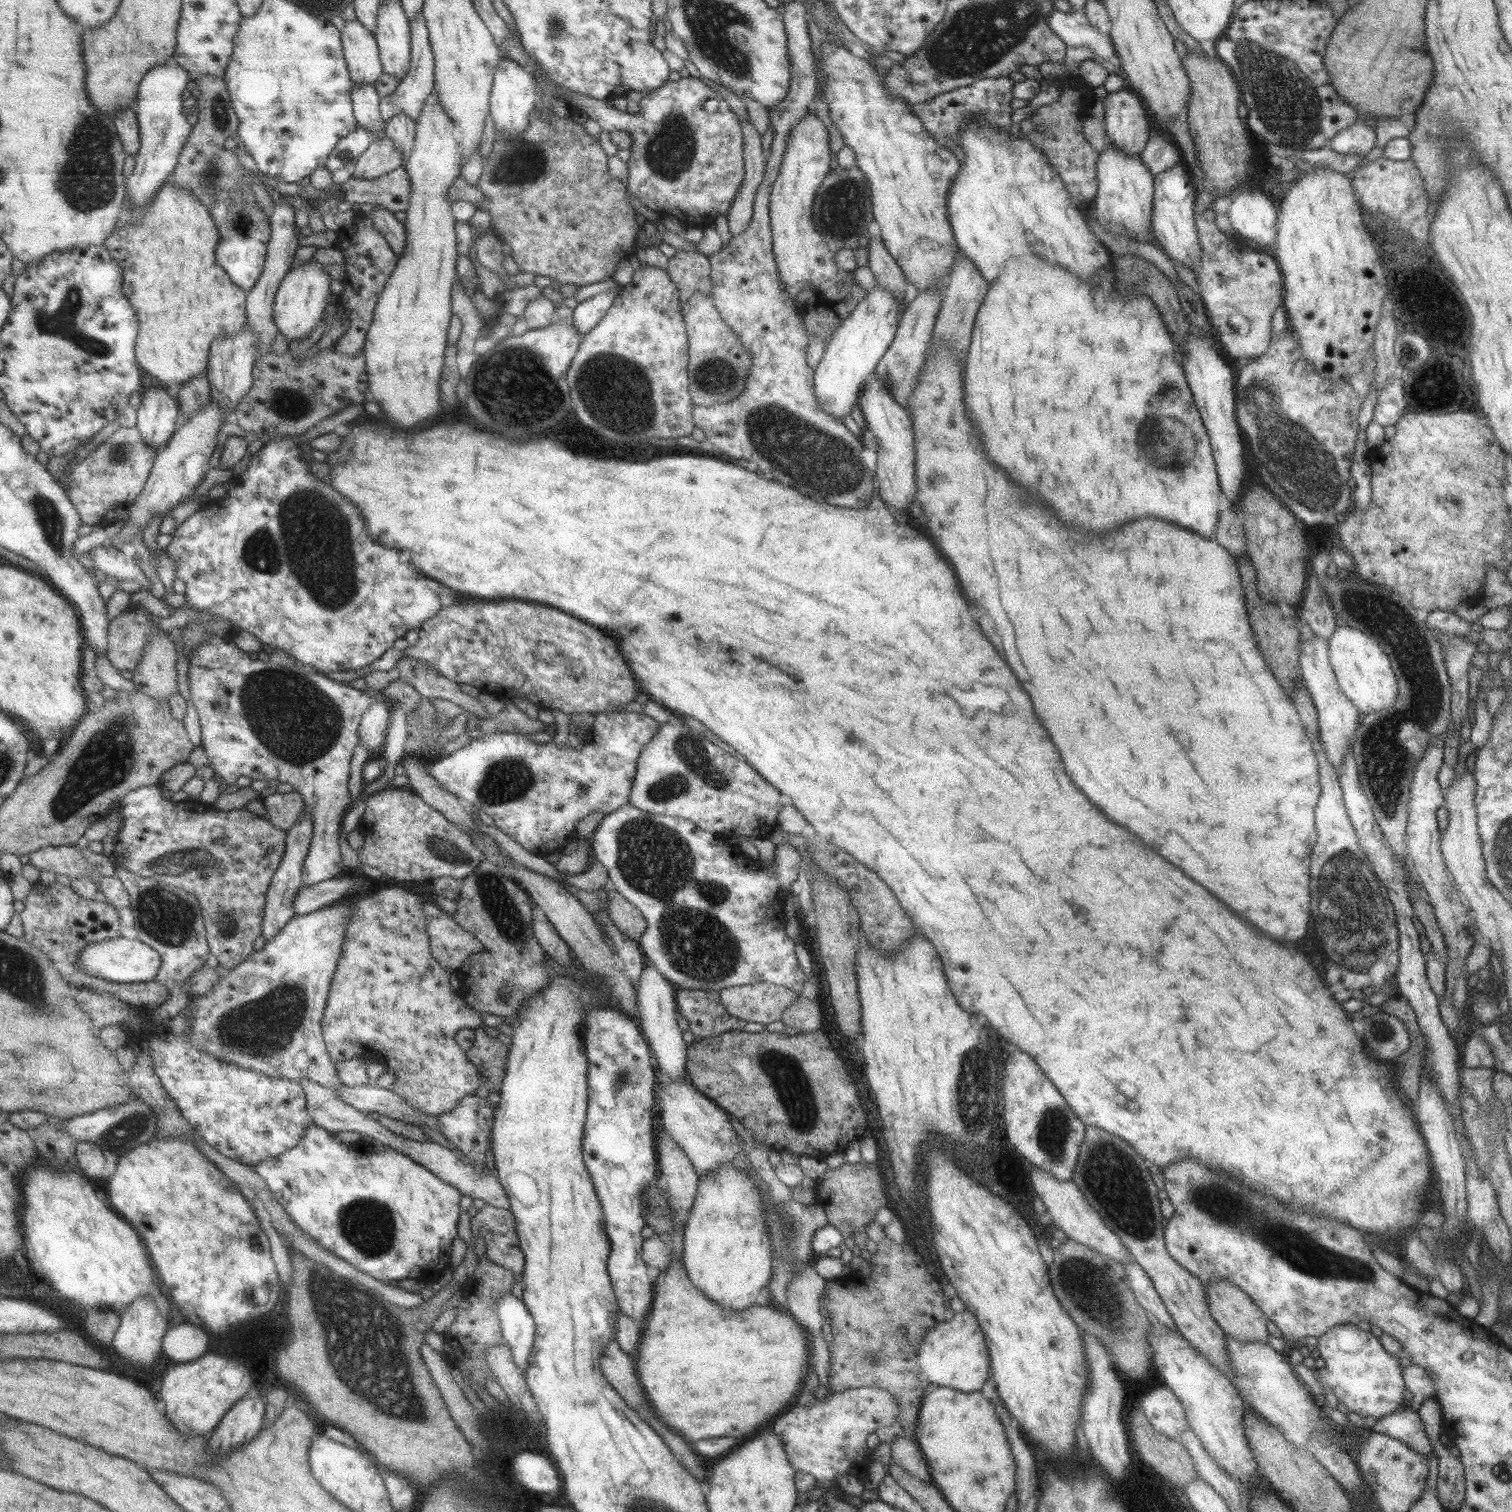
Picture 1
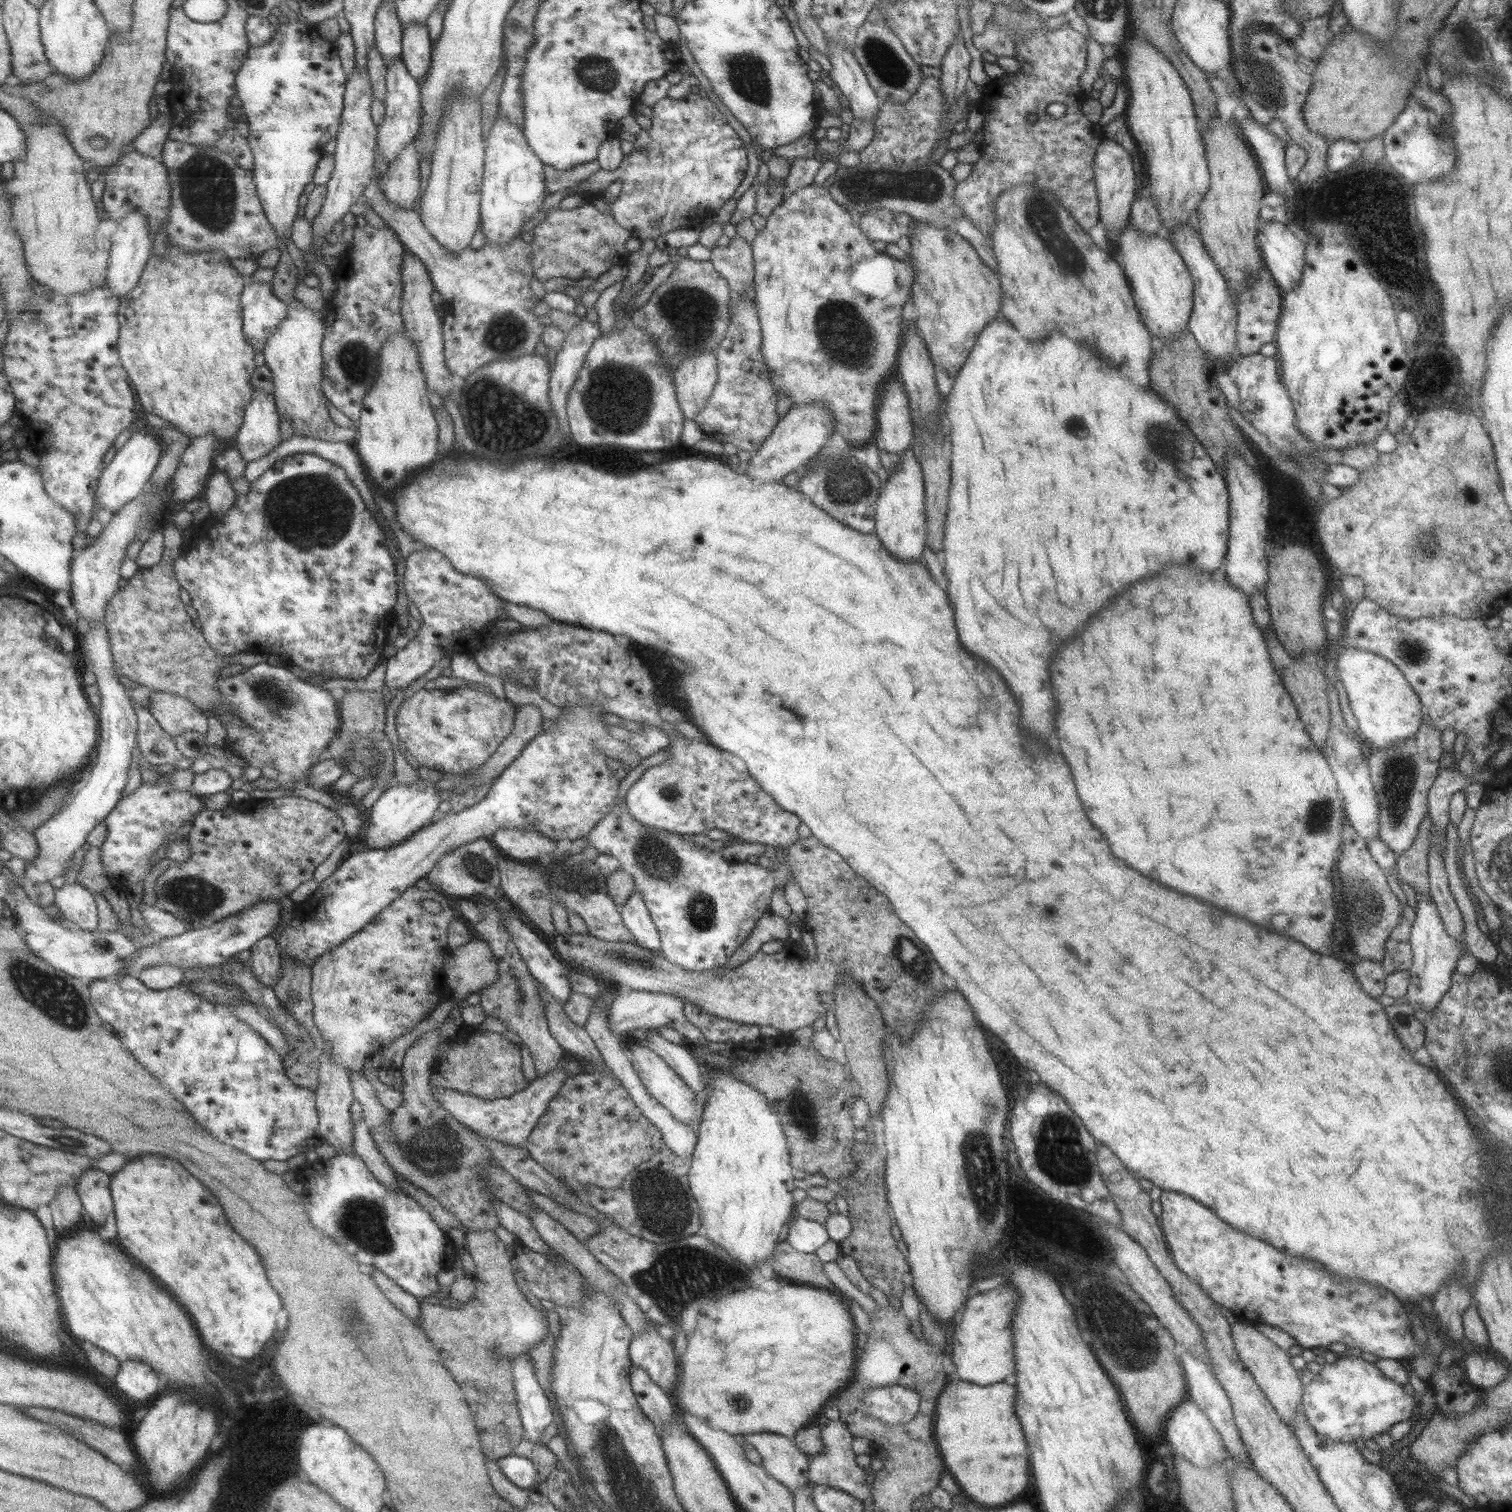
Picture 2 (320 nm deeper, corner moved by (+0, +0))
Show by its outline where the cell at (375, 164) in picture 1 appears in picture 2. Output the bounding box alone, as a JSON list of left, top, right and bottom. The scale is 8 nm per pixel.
[362,180,544,379]

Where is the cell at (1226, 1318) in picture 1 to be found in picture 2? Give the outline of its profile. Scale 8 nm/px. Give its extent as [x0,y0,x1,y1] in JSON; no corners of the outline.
[1230,1318,1303,1428]

